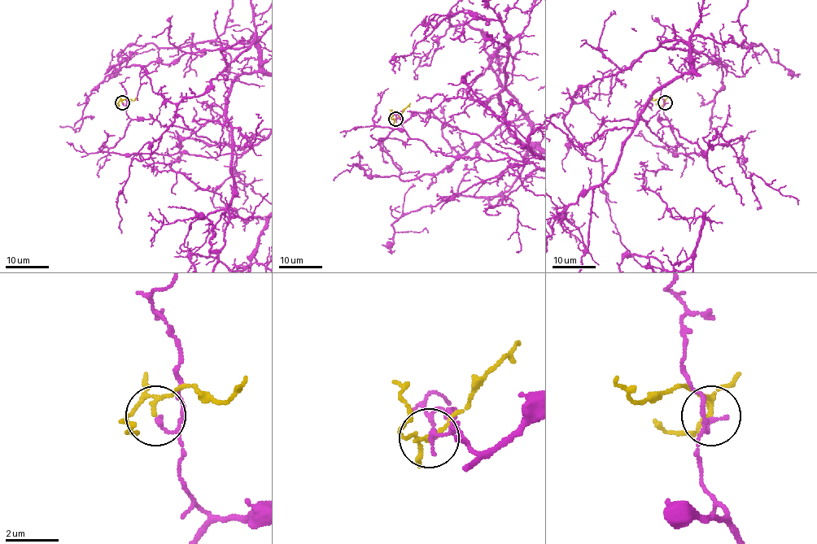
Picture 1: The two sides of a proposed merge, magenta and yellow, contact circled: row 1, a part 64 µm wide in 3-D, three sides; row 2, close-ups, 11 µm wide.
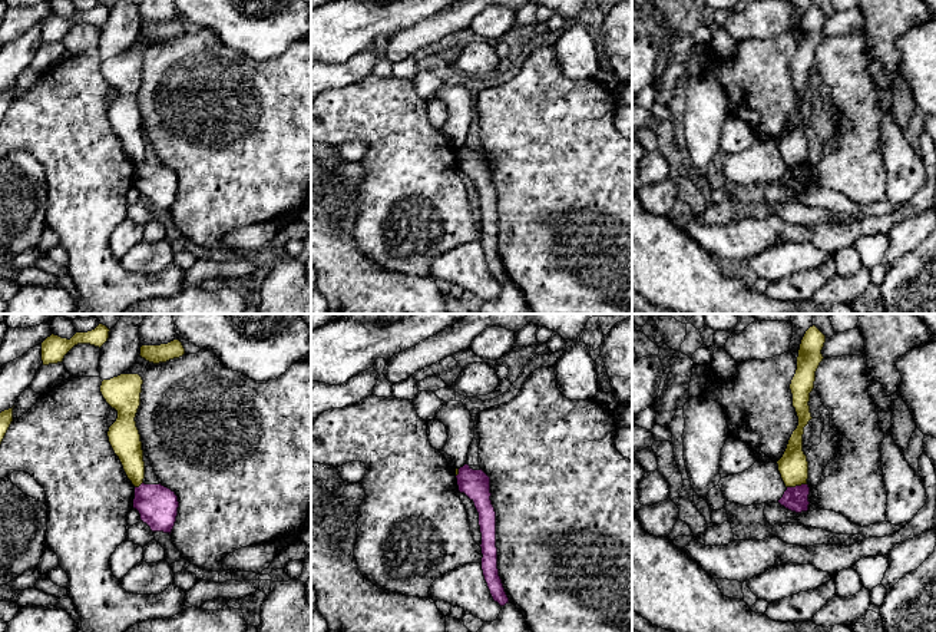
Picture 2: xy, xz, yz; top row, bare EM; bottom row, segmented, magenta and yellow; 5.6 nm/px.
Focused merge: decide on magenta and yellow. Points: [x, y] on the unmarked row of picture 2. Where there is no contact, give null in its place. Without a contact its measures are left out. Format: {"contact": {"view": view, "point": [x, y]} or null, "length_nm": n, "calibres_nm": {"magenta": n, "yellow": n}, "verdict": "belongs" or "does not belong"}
{"contact": {"view": "yz", "point": [796, 165]}, "length_nm": 110, "calibres_nm": {"magenta": 140, "yellow": 170}, "verdict": "does not belong"}

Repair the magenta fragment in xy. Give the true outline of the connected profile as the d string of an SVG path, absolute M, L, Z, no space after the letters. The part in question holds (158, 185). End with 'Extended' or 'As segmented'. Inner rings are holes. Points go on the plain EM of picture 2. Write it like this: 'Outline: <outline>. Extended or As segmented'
Outline: M159 163L135 166L133 188L140 193L152 211L172 211L178 195L178 175L171 168Z. As segmented

